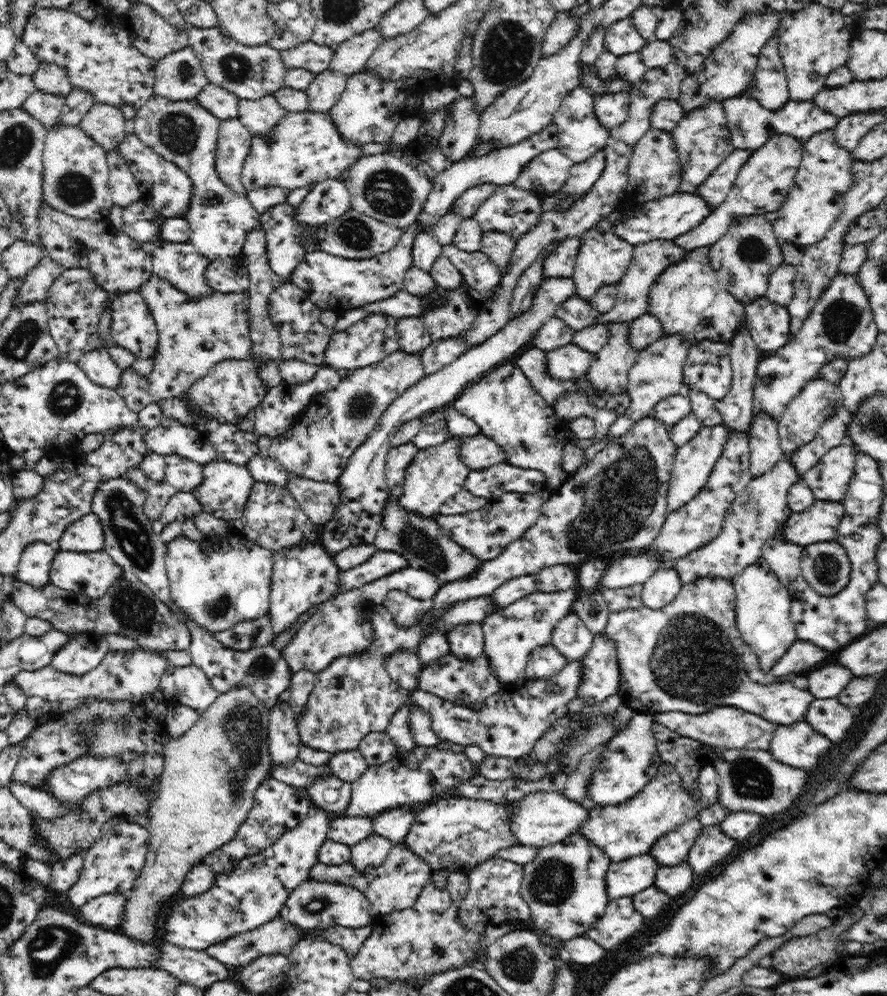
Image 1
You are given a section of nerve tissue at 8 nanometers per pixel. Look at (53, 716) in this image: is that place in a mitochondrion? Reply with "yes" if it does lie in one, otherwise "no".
no

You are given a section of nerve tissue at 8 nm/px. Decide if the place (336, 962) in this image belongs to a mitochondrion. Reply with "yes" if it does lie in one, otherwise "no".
no

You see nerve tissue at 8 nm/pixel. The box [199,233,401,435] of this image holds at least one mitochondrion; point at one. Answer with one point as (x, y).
(361, 403)

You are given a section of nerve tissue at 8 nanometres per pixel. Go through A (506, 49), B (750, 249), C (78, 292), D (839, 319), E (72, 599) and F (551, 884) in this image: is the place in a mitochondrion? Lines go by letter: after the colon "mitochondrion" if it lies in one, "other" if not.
A: mitochondrion
B: mitochondrion
C: other
D: mitochondrion
E: other
F: mitochondrion

